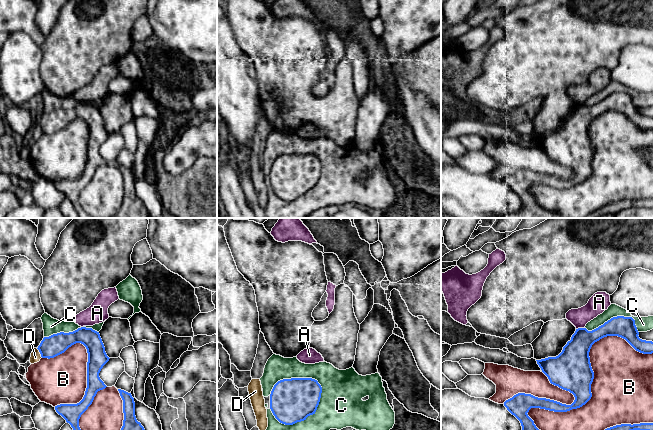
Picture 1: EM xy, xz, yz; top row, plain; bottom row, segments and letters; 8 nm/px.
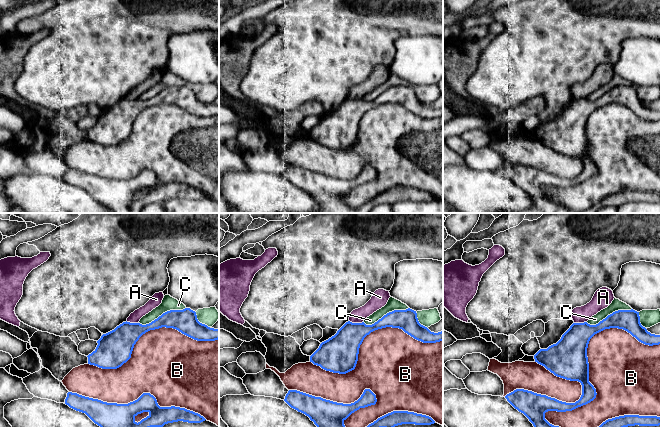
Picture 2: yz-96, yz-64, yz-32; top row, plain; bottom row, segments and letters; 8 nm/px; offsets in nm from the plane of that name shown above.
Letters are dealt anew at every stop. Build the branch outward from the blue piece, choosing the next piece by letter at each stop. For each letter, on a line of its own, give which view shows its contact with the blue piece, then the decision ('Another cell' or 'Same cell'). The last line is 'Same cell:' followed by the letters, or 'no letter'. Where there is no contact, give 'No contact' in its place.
A: Touches blue in yz. Another cell
B: Touches blue in yz. Another cell
C: Touches blue in xz. Another cell
D: Touches blue in xy. Another cell
Same cell: no letter

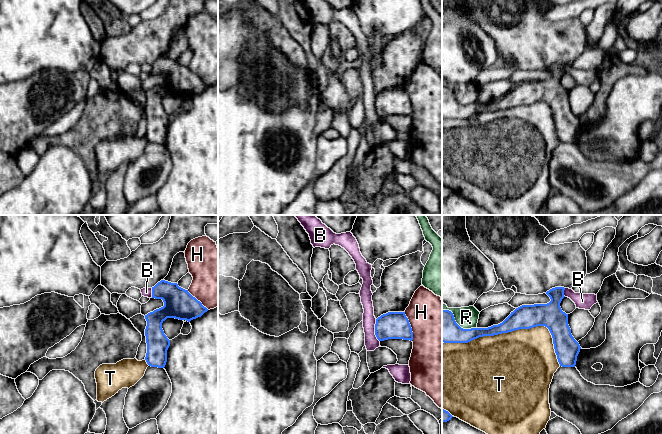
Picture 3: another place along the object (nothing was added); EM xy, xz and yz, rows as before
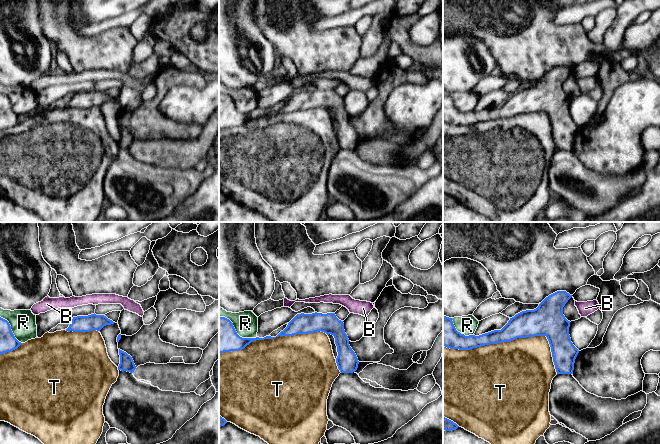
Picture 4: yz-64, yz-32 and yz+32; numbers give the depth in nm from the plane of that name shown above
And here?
B: Touches blue in xz. Another cell
H: Touches blue in xz. Another cell
R: Touches blue in yz. Another cell
T: Touches blue in yz. Another cell
Same cell: no letter

